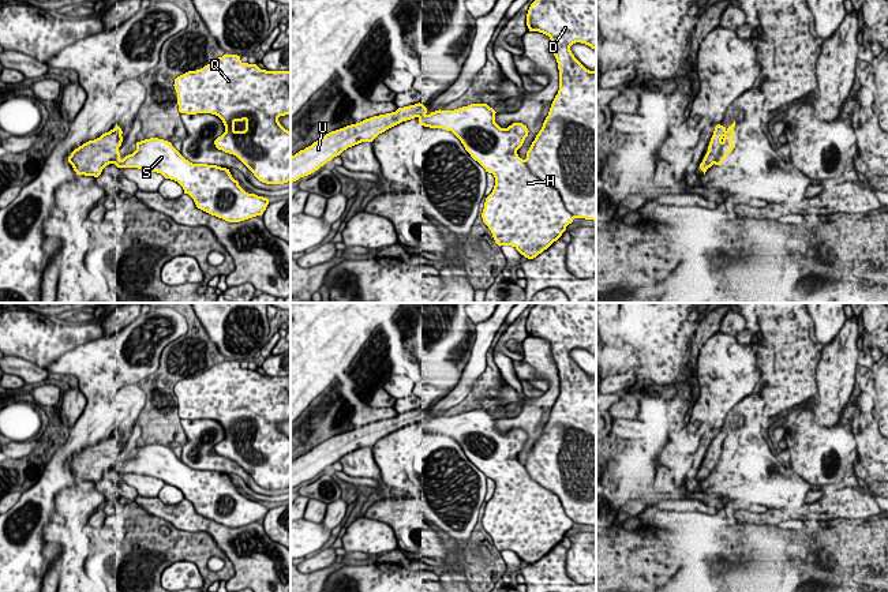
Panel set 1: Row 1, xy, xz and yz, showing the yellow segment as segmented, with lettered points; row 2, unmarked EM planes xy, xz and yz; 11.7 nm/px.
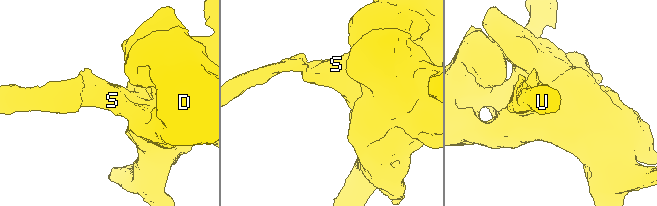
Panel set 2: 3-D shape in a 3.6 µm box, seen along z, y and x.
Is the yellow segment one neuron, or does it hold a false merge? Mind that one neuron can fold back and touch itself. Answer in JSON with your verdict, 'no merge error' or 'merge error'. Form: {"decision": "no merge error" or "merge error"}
{"decision": "no merge error"}

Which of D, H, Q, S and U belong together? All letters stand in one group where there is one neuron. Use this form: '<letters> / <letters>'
D H Q S U

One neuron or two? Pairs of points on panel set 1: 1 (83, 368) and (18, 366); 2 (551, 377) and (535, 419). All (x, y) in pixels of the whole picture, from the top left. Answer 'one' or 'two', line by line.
1: two
2: one

